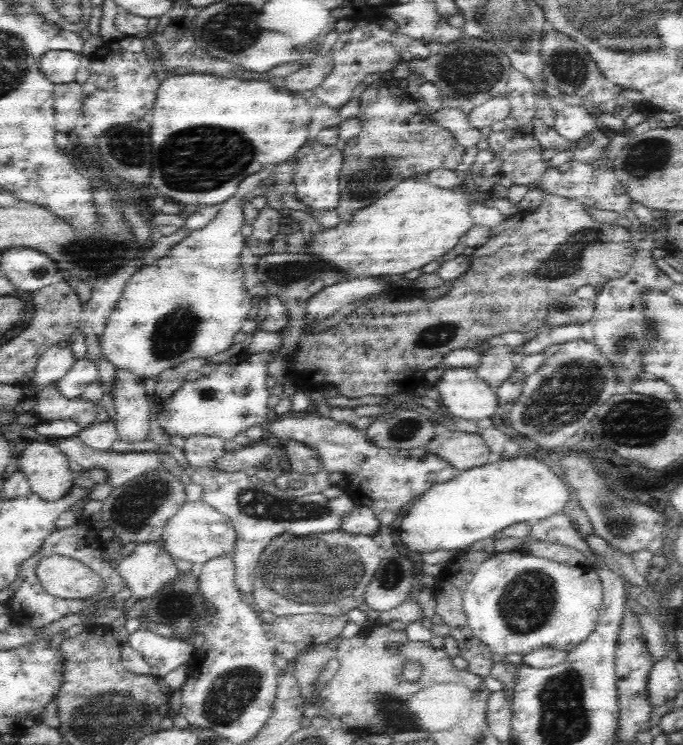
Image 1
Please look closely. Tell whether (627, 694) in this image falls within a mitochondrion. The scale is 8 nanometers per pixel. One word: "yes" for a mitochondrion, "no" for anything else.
no

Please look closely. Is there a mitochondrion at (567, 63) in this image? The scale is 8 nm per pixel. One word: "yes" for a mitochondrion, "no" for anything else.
yes

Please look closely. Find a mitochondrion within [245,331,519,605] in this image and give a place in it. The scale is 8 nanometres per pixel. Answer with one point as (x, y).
(392, 574)

